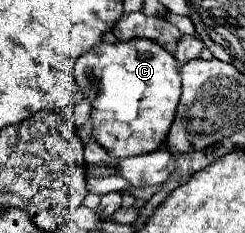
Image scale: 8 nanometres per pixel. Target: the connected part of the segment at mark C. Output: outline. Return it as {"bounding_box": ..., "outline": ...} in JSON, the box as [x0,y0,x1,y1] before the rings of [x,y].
{"bounding_box":[74,38,180,158],"outline":[[[132,38],[128,42],[98,42],[92,50],[84,52],[74,66],[74,80],[82,92],[88,92],[92,102],[92,120],[94,130],[92,138],[102,144],[110,154],[122,158],[130,154],[146,154],[154,152],[170,130],[170,124],[176,114],[176,106],[180,100],[180,76],[176,58],[164,50],[158,42],[150,38]]]}

